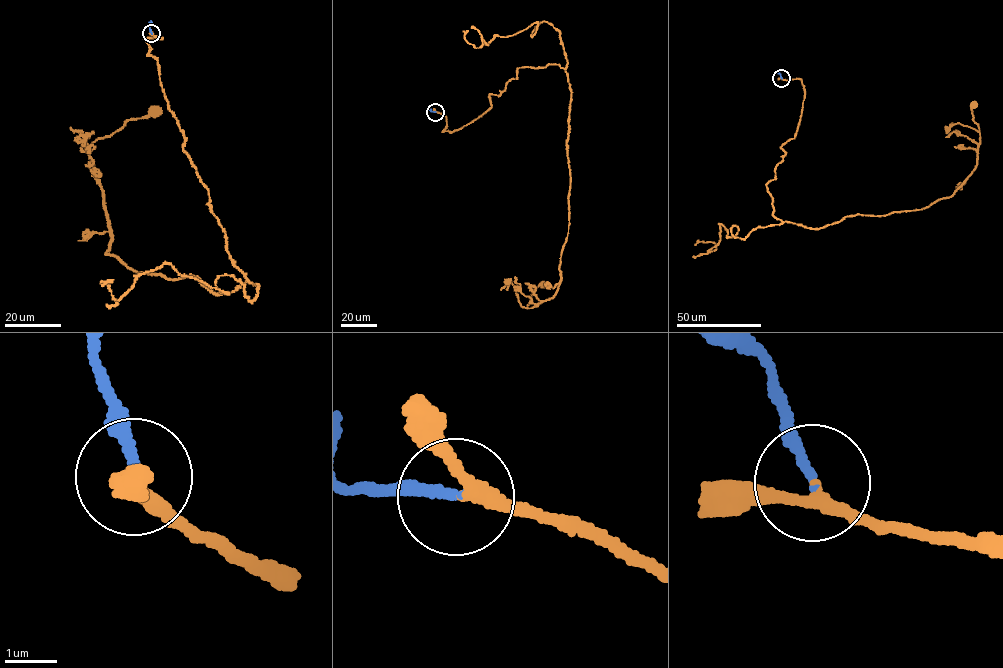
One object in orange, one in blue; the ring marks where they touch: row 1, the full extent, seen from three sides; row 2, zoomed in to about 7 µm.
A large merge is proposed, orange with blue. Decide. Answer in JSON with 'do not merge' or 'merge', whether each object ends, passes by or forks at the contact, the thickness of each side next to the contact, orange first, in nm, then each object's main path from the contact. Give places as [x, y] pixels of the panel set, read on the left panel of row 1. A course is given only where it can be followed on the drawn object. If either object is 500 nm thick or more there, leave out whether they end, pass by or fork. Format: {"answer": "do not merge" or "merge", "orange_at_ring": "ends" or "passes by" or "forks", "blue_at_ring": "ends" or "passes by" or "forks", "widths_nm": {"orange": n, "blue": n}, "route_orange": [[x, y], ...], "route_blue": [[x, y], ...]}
{"answer": "merge", "orange_at_ring": "passes by", "blue_at_ring": "ends", "widths_nm": {"orange": 200, "blue": 190}, "route_orange": [[151, 33], [183, 150], [245, 273], [234, 291], [105, 254], [89, 146], [156, 110]], "route_blue": [[151, 33], [150, 21]]}

